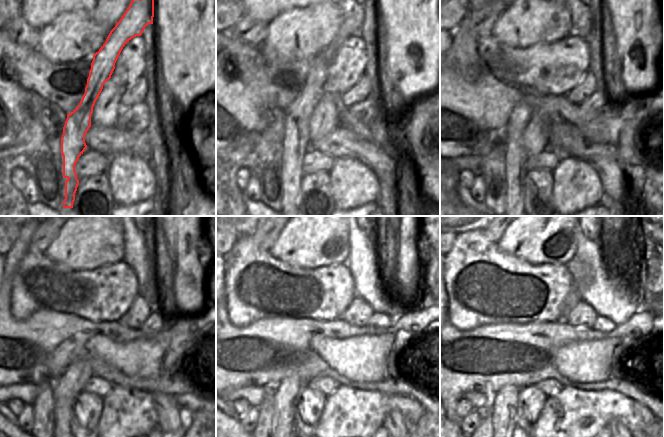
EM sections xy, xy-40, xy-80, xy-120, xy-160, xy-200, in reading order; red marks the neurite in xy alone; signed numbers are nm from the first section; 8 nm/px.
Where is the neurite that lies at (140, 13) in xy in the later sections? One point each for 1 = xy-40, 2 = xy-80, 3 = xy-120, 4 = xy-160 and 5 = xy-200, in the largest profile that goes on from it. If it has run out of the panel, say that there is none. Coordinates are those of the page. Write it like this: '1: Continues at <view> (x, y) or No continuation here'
1: Continues at xy-40 (296, 144)
2: Continues at xy-80 (521, 114)
3: Continues at xy-120 (68, 407)
4: Continues at xy-160 (291, 419)
5: Continues at xy-200 (515, 419).

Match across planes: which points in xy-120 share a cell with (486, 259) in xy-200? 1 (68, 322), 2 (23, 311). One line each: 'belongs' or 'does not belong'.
1: does not belong
2: belongs

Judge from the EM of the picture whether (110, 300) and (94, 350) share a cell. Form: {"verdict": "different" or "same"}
{"verdict": "different"}

